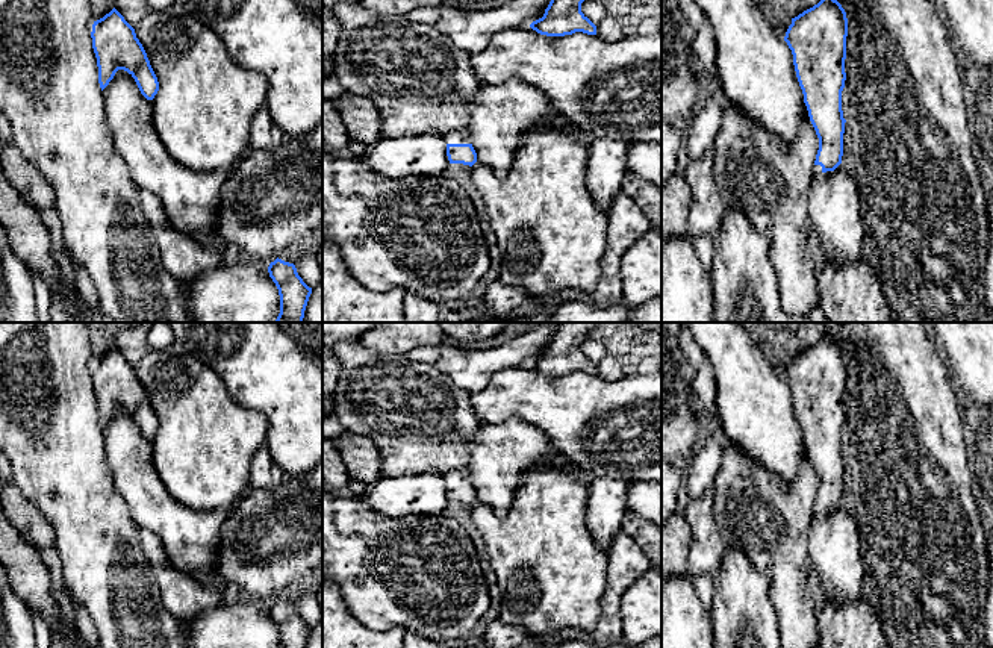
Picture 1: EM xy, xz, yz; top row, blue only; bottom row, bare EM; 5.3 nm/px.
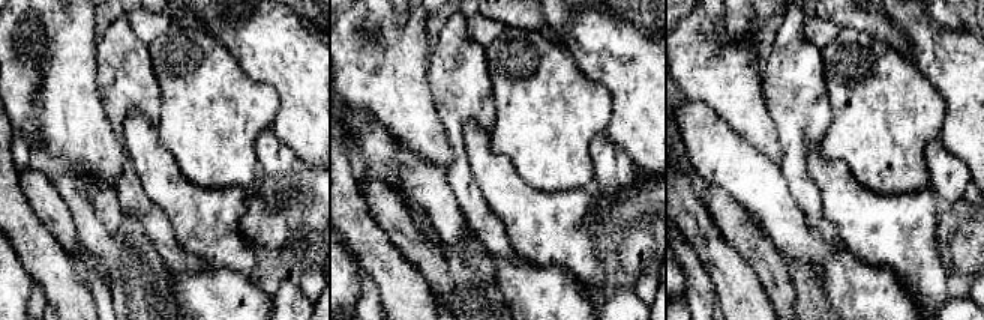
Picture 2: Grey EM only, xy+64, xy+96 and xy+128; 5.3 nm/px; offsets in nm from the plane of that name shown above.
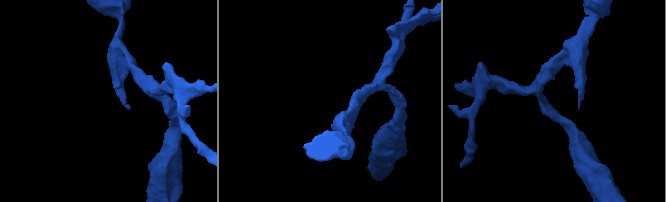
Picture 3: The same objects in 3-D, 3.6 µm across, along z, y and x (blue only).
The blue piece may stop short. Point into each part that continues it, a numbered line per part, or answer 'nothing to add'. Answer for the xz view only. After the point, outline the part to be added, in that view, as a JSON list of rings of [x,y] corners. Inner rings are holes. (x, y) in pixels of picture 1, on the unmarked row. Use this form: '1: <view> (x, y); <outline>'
1: xz (460, 474); [[[468,466],[457,468],[444,474],[445,483],[471,483],[471,471]]]

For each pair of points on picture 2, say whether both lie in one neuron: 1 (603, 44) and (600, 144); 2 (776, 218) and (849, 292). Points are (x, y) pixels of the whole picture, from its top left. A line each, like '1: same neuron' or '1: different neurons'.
1: different neurons
2: same neuron

